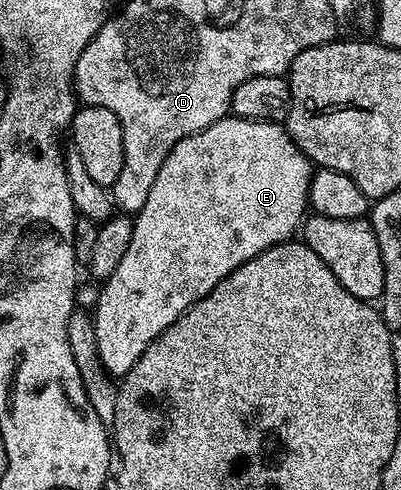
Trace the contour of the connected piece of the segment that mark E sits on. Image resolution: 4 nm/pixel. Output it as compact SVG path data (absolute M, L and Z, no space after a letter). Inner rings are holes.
M225 116L214 124L210 124L210 128L206 128L202 132L194 132L190 136L178 140L178 144L174 144L170 156L166 156L166 160L162 160L162 168L158 168L158 176L154 179L154 185L150 187L150 200L146 200L146 204L142 204L142 208L134 215L130 248L126 248L126 256L122 256L118 268L114 268L112 275L103 279L102 285L99 287L100 298L94 309L96 339L98 340L100 362L109 375L122 376L126 372L130 372L130 368L134 368L138 356L142 356L142 352L146 352L149 344L159 334L166 332L166 328L170 328L170 324L174 324L174 320L178 320L178 316L182 316L194 303L205 298L223 278L230 276L230 272L234 272L234 268L238 268L246 260L266 252L266 248L289 241L295 235L292 233L295 230L297 233L305 221L306 211L309 209L308 189L313 173L313 163L309 162L307 156L298 148L298 144L294 144L287 129L279 122L259 122L258 120Z

